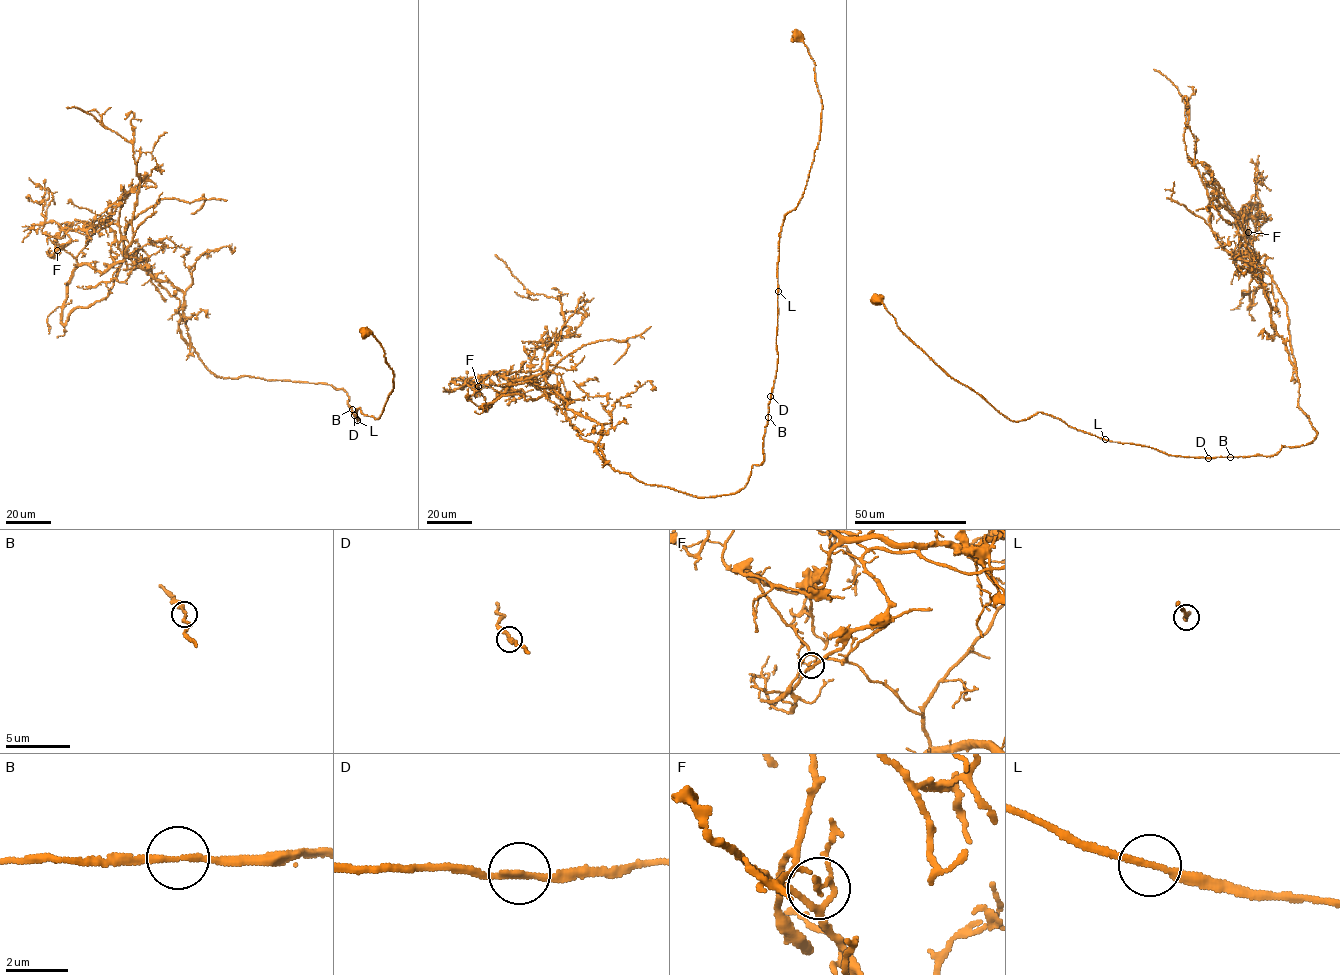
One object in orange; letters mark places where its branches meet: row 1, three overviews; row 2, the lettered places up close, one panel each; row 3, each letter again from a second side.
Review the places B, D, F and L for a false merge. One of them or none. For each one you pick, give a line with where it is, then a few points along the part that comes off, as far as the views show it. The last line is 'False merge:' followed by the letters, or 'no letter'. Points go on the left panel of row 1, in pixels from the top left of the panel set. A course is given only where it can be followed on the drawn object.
F: (57, 250) | (57, 250), (77, 262), (65, 325), (76, 308), (107, 296), (130, 221), (160, 200), (203, 194), (191, 214)
False merge: F

